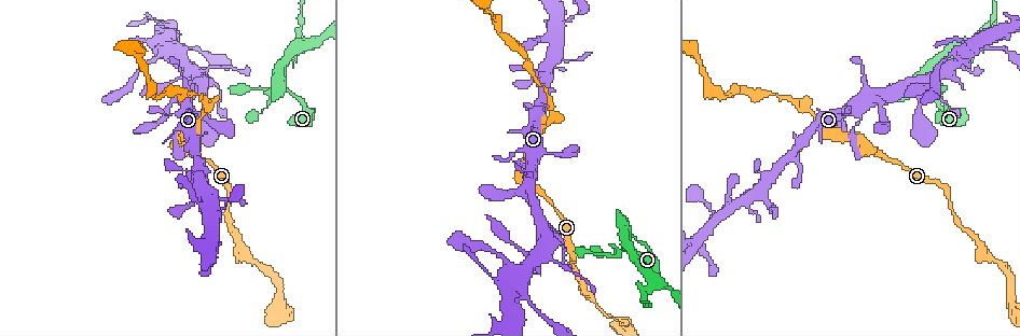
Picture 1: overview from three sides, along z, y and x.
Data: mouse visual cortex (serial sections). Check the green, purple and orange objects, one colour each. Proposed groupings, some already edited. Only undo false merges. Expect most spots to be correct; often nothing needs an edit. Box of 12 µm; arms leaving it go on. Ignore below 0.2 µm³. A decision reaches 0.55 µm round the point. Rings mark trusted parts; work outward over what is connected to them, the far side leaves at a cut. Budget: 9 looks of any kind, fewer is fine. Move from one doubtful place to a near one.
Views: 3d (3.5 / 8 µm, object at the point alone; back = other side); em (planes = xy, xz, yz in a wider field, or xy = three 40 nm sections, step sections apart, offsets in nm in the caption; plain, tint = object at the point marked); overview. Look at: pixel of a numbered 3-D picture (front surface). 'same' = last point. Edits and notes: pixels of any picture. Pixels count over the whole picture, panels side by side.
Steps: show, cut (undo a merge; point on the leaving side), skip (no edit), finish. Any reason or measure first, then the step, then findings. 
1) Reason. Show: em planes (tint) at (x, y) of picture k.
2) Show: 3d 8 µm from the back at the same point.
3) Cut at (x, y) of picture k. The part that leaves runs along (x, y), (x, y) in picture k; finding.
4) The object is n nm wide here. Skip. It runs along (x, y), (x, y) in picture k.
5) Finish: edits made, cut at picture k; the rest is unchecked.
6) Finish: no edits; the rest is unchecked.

Show: 3d 8 µm at (539, 187) of picture 1.

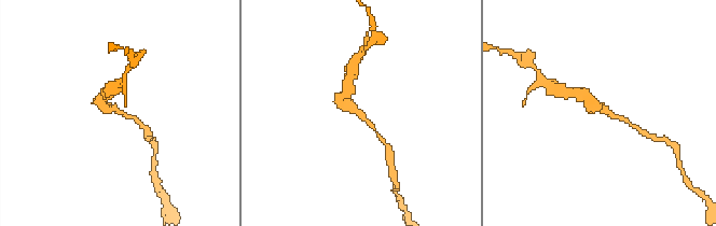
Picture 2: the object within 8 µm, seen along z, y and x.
Show: 3d 3.5 µm at (115, 109) of picture 2.

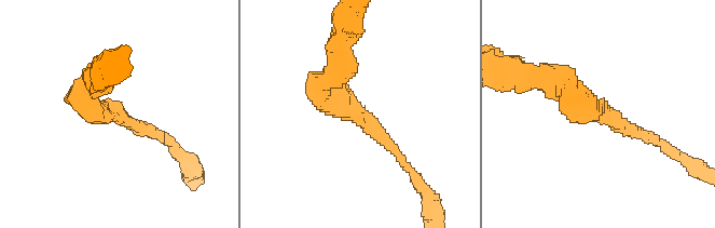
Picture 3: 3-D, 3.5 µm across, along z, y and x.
The arms are 150, 350 nm wide. Skip. It runs along (409, 170), (322, 89), (329, 78) in picture 3; all the same cell.

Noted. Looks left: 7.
Show: 3d 3.5 µm at (278, 81) of picture 1.

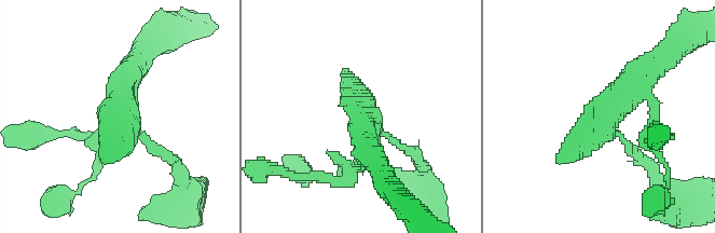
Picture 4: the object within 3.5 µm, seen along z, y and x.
Show: em xy step 1 (tint) at (122, 107) of picture 4.

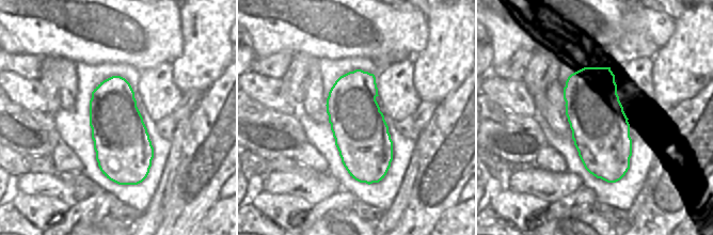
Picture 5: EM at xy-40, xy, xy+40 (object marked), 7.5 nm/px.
Show: em xy step 5 (tint) at the same point.

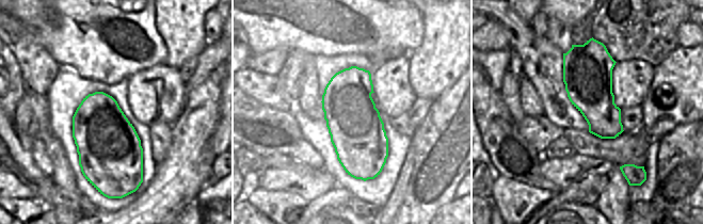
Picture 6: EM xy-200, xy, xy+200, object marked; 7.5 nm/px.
Skip. It runs along (163, 155), (123, 119), (140, 62) in picture 4; continuous, no second cell.

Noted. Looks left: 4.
Show: 3d 8 µm at (305, 45) of picture 1.

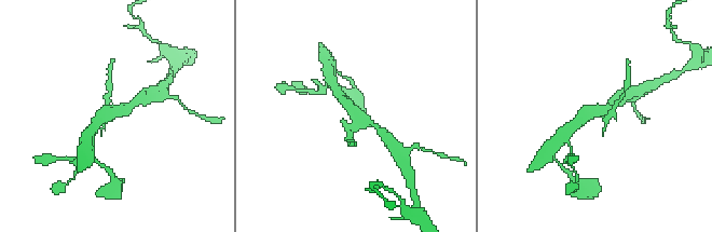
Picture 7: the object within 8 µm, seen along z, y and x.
Show: 3d 3.5 µm at (117, 111) of picture 7.

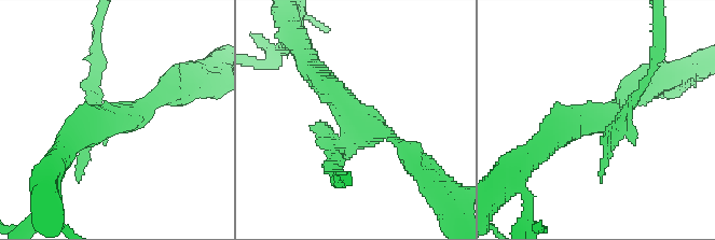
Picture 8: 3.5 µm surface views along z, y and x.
Skip. It runs along (308, 68), (352, 121), (408, 151) in picture 8; all the same cell.

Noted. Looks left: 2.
Finish: no edits; the rest is unchecked.

